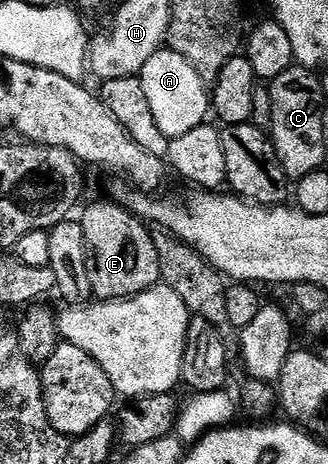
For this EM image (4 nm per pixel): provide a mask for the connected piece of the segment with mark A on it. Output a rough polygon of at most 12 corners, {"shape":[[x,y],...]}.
{"shape":[[170,47],[138,76],[167,137],[208,120],[208,82]]}

